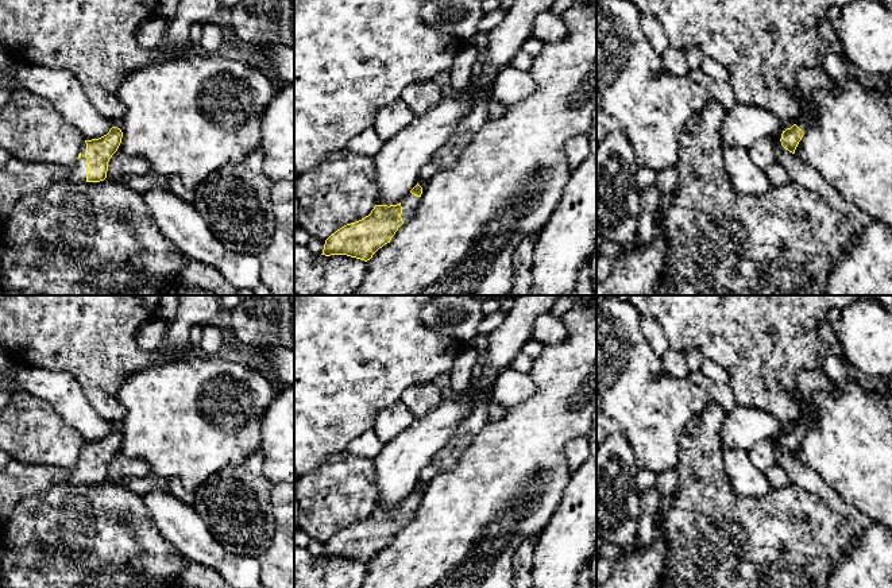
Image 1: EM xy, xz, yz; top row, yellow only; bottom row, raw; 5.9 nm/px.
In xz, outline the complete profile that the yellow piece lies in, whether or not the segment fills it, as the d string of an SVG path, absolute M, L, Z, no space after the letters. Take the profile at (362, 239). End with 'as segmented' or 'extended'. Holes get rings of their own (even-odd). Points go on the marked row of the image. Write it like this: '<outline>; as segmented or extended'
M417 183L397 205L375 205L364 218L347 224L332 233L321 255L347 255L370 260L372 255L390 243L398 228L413 217L422 187Z; extended

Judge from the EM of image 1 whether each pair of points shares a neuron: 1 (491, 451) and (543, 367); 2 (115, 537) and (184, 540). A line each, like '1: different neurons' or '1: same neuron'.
1: same neuron
2: different neurons

